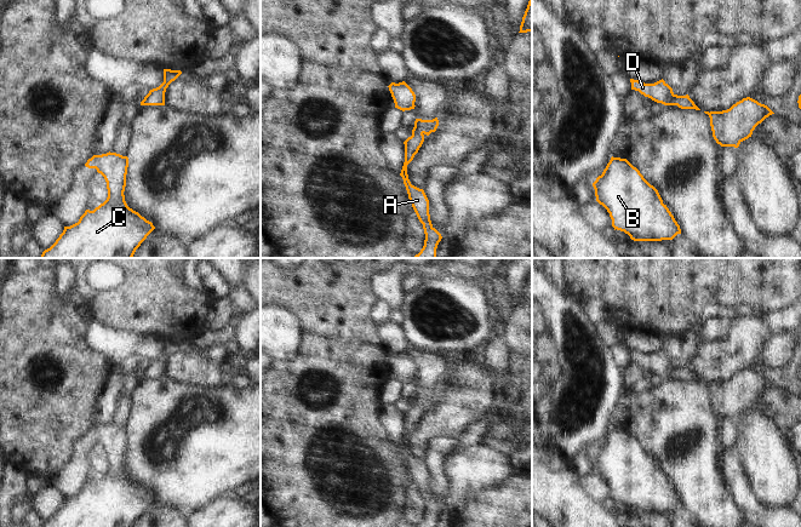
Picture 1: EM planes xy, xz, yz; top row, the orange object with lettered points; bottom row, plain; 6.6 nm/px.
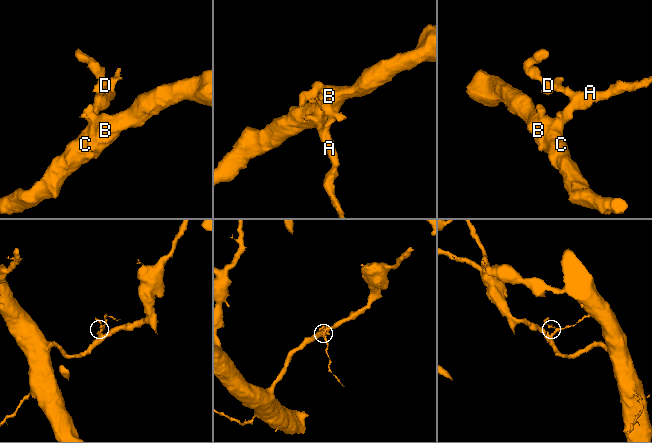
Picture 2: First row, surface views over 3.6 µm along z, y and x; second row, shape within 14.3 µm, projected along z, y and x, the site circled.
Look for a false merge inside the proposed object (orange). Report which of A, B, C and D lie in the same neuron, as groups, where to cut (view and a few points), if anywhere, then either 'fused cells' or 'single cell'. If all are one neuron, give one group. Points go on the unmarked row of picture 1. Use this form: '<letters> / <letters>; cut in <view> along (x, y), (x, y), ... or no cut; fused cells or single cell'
A B C D; no cut; single cell

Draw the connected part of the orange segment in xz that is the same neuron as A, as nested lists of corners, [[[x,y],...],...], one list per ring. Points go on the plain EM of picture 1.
[[[437,389],[433,391],[422,391],[416,390],[414,399],[412,401],[412,407],[408,408],[405,416],[405,434],[401,441],[400,447],[404,451],[408,470],[412,475],[412,479],[423,496],[425,511],[424,517],[420,523],[416,527],[436,527],[436,520],[441,512],[441,505],[433,498],[429,486],[429,471],[423,460],[419,460],[411,456],[407,446],[407,436],[413,431],[414,426],[418,424],[419,419],[424,413],[424,407],[429,407],[431,403],[435,403],[439,397]]]

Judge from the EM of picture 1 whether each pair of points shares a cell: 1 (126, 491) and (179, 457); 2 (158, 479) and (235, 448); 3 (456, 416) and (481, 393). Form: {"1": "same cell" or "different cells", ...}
{"1": "different cells", "2": "same cell", "3": "same cell"}

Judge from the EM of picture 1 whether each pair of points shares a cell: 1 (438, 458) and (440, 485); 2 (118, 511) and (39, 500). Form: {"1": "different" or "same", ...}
{"1": "same", "2": "different"}

